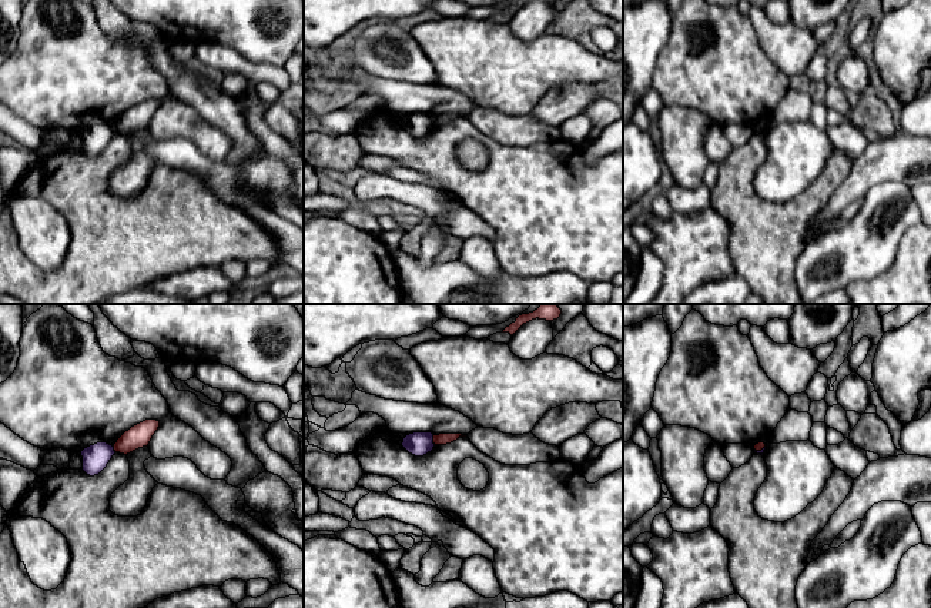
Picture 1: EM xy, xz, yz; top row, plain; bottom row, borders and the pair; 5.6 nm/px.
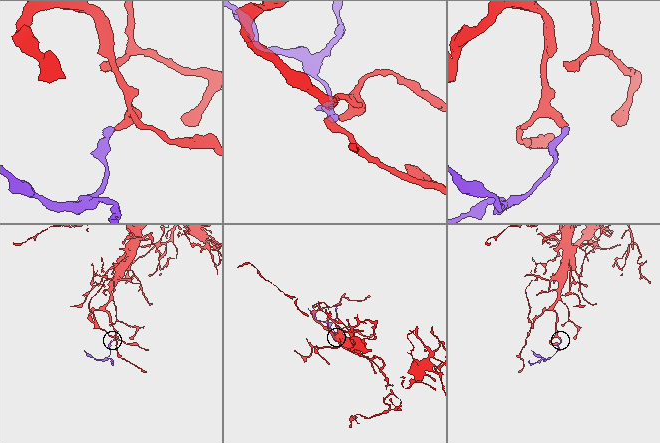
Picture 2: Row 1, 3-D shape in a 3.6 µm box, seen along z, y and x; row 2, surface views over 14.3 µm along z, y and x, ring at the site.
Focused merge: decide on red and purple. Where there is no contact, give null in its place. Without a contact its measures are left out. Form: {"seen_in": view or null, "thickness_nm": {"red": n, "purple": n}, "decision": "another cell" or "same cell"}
{"seen_in": "xz", "thickness_nm": {"red": 60, "purple": 140}, "decision": "another cell"}

